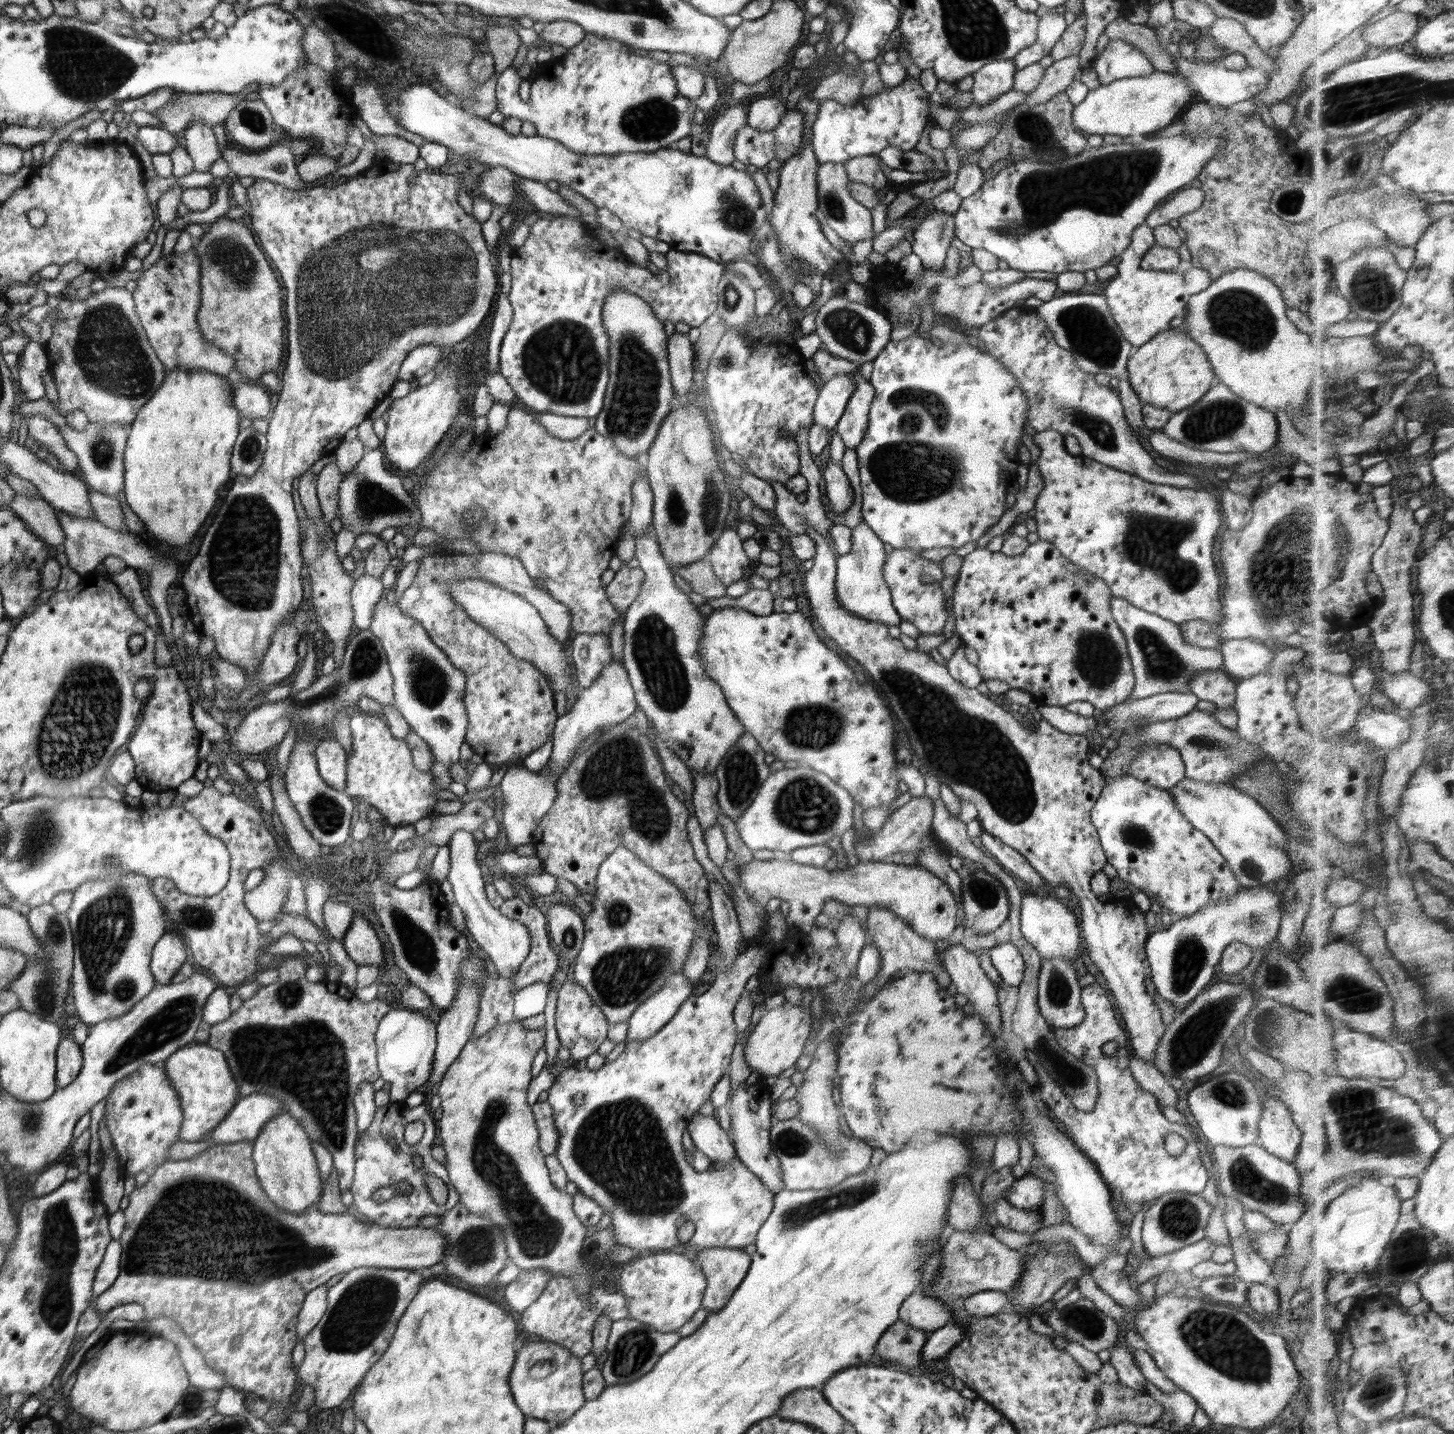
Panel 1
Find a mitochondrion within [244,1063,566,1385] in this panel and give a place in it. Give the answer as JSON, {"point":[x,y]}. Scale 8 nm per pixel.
{"point":[363,1311]}

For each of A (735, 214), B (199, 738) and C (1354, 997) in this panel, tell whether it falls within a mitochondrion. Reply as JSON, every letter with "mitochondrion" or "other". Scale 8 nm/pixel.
{"A":"mitochondrion","B":"other","C":"mitochondrion"}

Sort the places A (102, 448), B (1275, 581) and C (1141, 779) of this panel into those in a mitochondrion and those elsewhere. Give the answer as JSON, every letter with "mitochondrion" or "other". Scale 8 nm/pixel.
{"A":"mitochondrion","B":"mitochondrion","C":"other"}

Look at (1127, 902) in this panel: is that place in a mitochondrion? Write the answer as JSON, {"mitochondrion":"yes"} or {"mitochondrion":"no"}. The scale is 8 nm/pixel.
{"mitochondrion":"no"}

